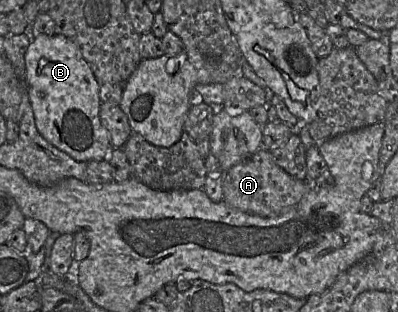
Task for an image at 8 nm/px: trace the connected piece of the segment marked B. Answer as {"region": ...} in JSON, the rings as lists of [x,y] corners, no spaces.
{"region":[[[61,34],[32,38],[25,53],[26,89],[40,134],[52,145],[78,161],[107,160],[111,145],[109,132],[100,120],[101,99],[98,82],[80,48]]]}

